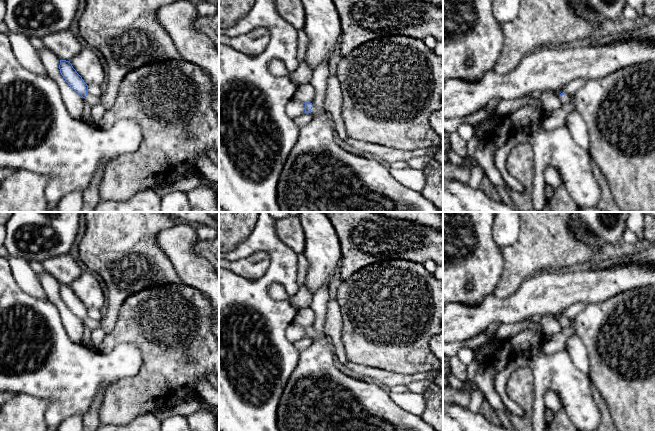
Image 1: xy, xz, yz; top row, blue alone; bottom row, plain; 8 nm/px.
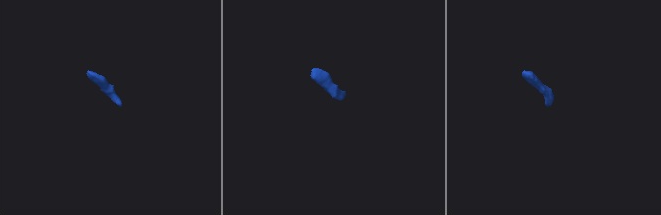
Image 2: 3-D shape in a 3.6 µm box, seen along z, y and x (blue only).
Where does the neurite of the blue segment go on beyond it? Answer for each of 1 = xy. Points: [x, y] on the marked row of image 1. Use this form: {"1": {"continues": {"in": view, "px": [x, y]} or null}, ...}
{"1": {"continues": {"in": "xy", "px": [91, 100]}}}

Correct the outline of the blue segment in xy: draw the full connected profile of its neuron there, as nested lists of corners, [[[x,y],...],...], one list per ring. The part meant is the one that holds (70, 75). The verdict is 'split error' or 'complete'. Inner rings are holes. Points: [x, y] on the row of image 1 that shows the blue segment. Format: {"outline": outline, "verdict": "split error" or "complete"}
{"outline": [[[60,60],[59,69],[65,81],[85,99],[85,102],[87,102],[91,107],[100,104],[100,97],[88,94],[88,85],[73,68],[70,61]]], "verdict": "split error"}

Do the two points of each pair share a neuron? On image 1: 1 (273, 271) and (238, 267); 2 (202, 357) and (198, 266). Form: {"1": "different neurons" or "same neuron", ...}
{"1": "different neurons", "2": "different neurons"}

